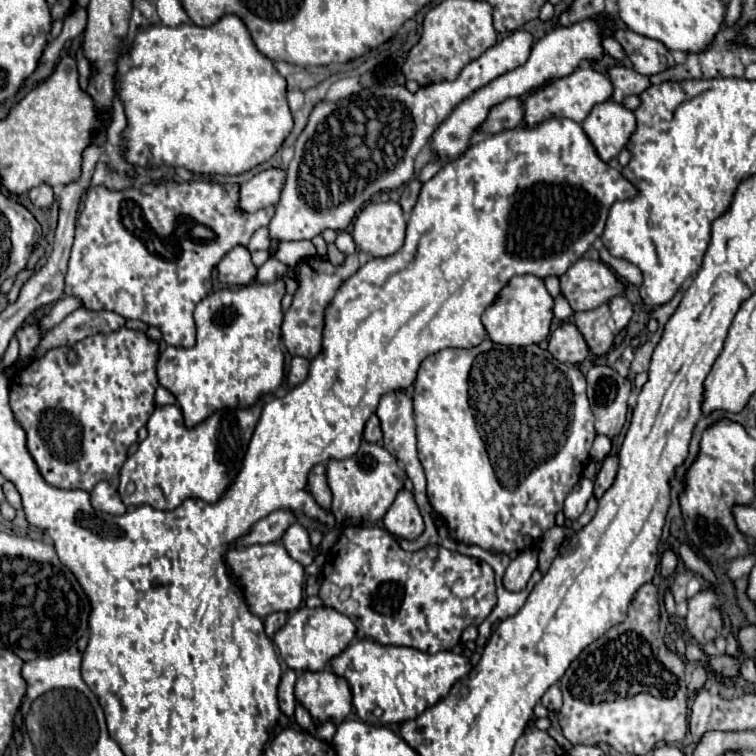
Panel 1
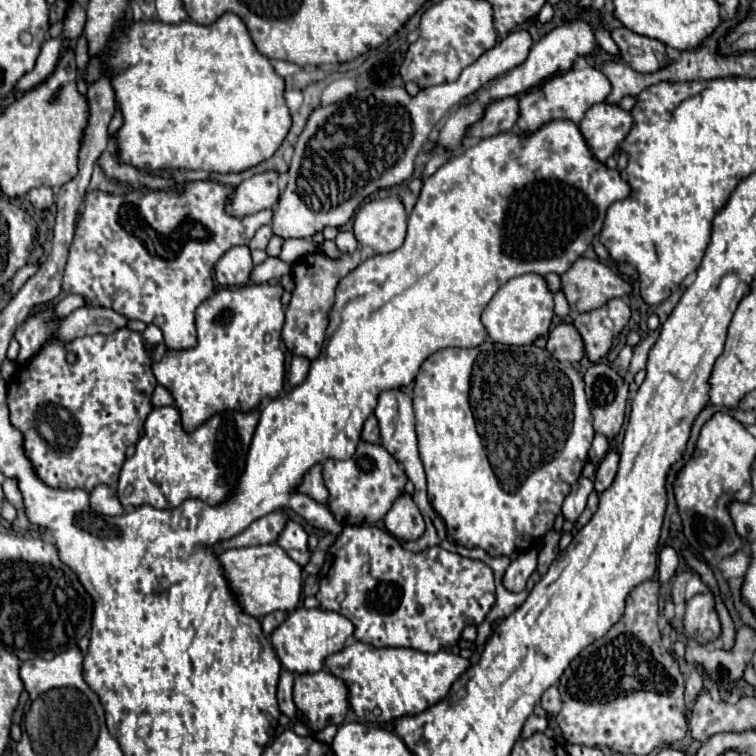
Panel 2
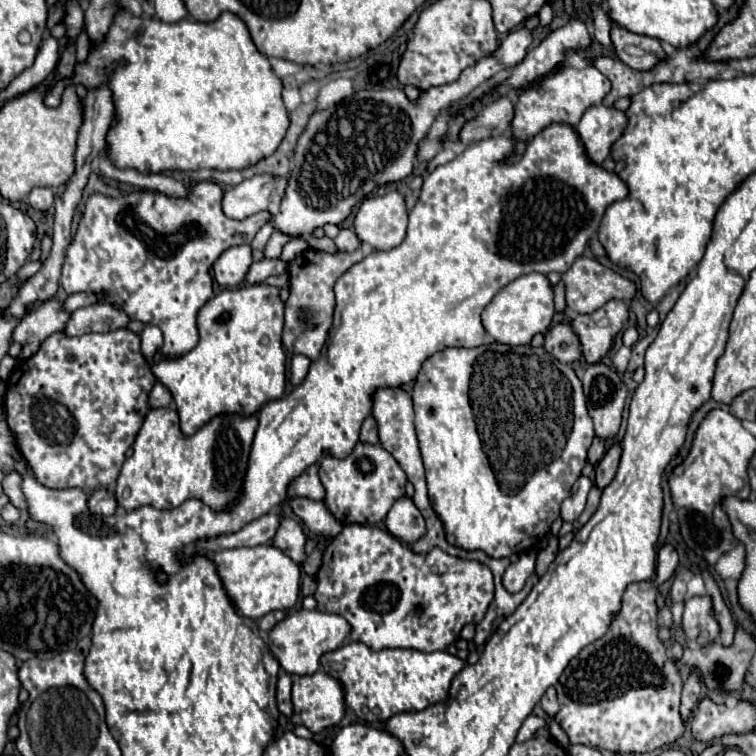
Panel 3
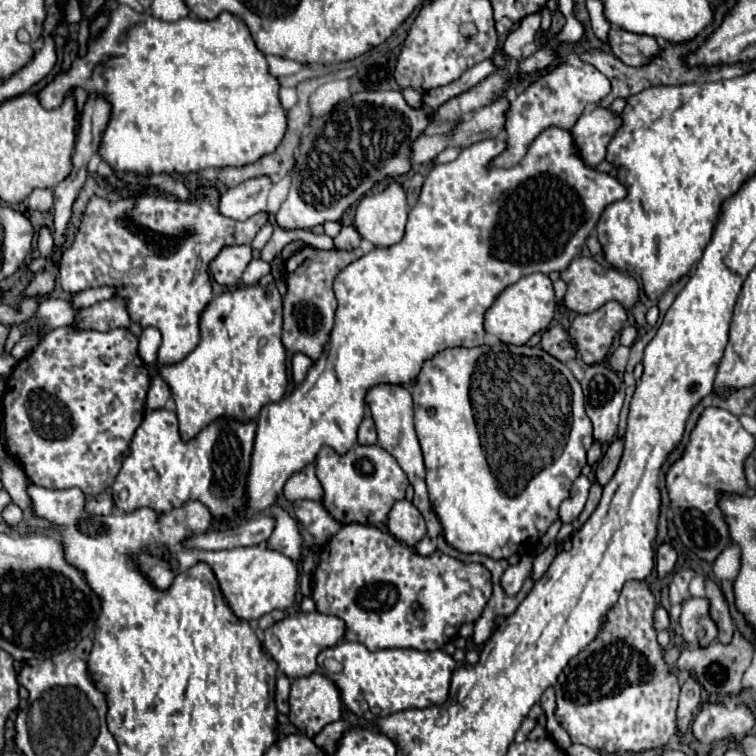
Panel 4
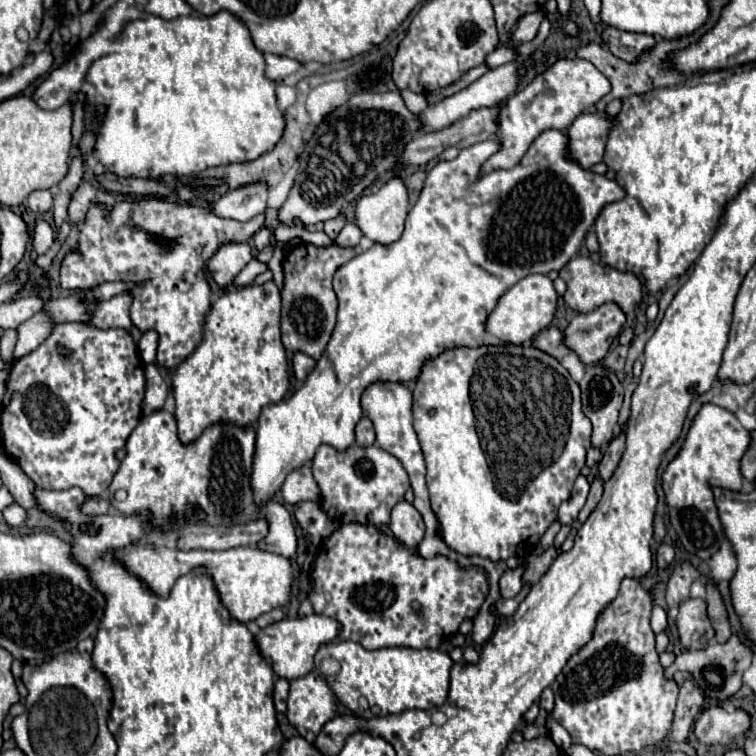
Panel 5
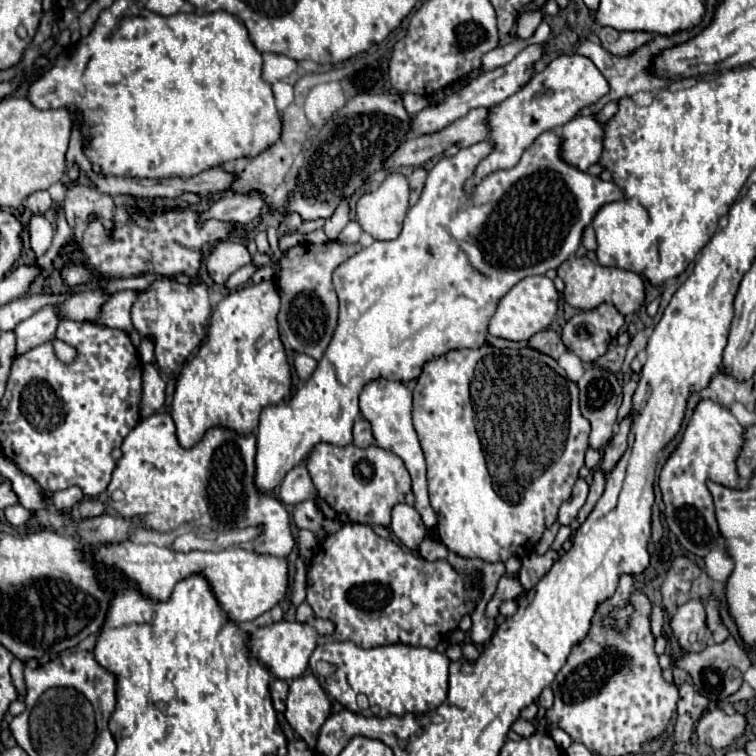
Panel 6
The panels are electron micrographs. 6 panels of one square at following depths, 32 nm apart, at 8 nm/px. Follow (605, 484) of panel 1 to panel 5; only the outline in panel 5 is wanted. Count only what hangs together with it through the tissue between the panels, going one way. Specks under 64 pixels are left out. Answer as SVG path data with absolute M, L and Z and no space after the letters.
M620 434L620 436L616 436L616 438L610 442L610 446L606 448L604 458L602 458L602 462L598 464L598 476L600 476L602 482L606 482L606 480L612 476L612 472L616 470L620 458L622 458L622 452L624 452L624 440L626 440L624 434Z

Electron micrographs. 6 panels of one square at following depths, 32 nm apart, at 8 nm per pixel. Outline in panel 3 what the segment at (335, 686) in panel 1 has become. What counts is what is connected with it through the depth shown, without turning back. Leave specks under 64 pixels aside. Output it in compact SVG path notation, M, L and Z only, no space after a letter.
M314 672L306 676L292 676L292 704L294 704L294 724L304 724L312 734L326 730L328 726L338 726L344 718L344 688L340 688L340 680L332 680L326 672Z

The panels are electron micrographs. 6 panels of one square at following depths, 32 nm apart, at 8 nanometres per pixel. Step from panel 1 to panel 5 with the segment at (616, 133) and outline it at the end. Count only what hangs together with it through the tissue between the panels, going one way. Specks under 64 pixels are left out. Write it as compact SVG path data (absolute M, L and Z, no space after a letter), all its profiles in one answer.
M590 110L580 114L574 124L566 130L570 138L570 154L584 168L592 168L602 162L604 146L608 142L608 132L612 130L612 118L606 112Z

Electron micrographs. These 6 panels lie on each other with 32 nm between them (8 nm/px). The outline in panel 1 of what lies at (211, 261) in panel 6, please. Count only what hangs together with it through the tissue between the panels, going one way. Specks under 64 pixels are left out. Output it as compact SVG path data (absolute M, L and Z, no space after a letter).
M232 248L218 264L218 278L228 286L246 286L256 280L258 268L254 266L248 248Z

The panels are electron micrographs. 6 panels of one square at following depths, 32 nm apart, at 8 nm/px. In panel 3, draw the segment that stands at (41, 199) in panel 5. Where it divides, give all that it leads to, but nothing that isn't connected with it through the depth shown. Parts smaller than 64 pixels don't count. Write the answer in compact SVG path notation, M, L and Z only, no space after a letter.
M34 188L28 196L28 202L36 210L48 210L54 204L54 192L50 188Z

